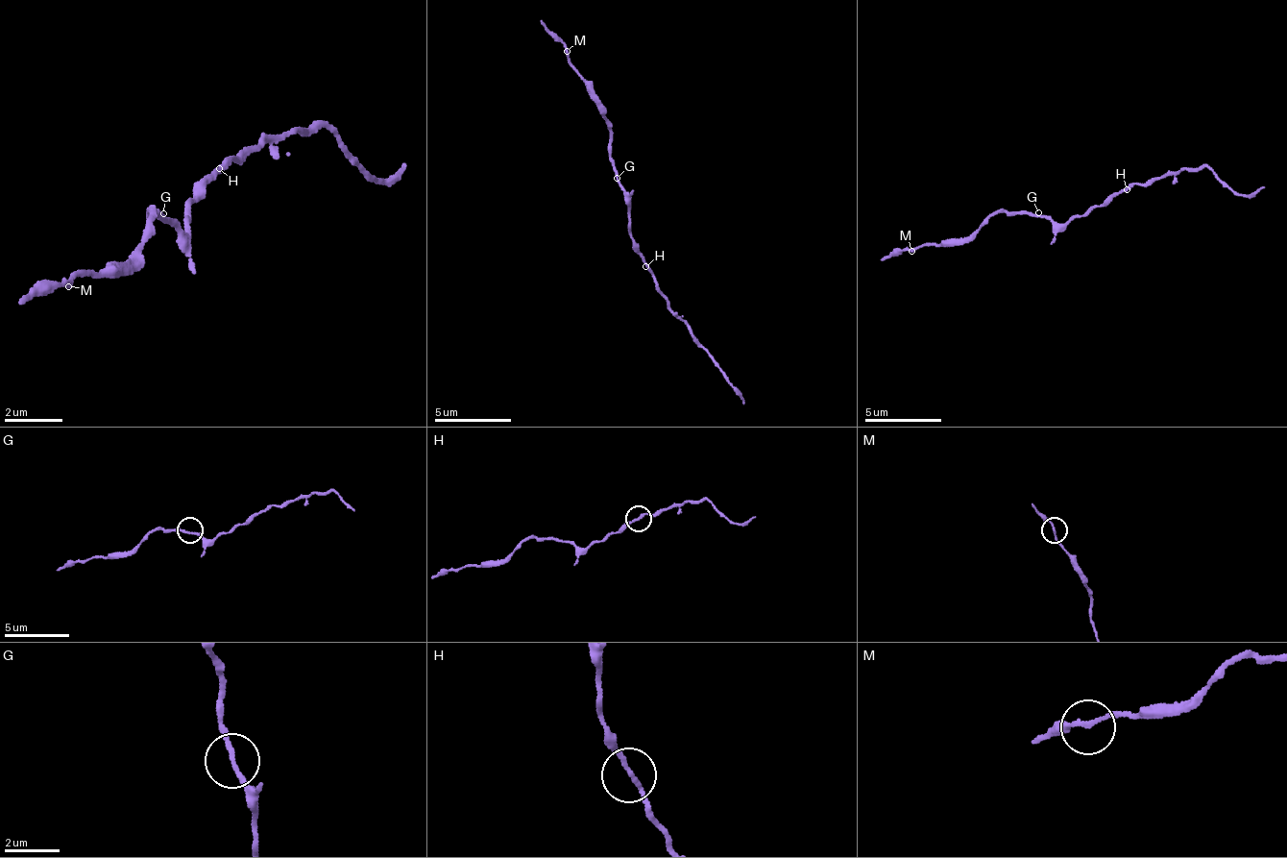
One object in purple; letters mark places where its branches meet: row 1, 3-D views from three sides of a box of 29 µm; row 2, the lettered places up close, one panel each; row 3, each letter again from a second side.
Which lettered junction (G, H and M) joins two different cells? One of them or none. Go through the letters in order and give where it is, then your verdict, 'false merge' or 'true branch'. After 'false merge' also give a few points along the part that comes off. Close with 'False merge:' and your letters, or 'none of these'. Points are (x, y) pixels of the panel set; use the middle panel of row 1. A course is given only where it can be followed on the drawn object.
G: place (617, 178); true branch
H: place (645, 266); true branch
M: place (567, 51); true branch
False merge: none of these

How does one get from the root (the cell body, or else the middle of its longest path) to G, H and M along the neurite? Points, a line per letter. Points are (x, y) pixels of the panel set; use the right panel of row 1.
G: (1080, 216), (1069, 216), (1061, 224), (1054, 224), (1038, 212)
H: (1080, 216), (1087, 216), (1099, 206), (1106, 206), (1126, 190)
M: (1080, 216), (1069, 216), (1061, 224), (1054, 224), (1038, 212), (992, 212), (969, 235), (927, 243), (911, 251)

